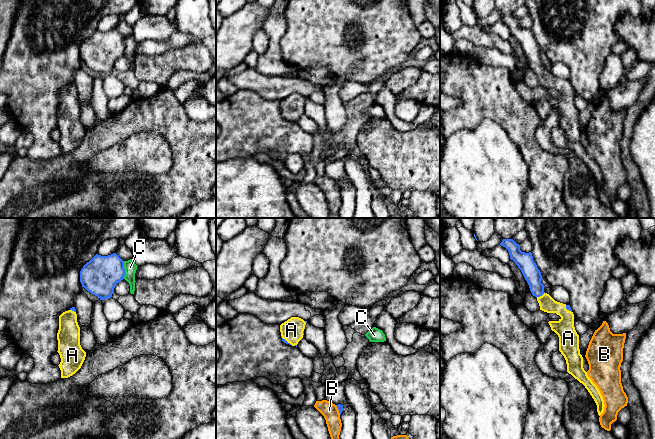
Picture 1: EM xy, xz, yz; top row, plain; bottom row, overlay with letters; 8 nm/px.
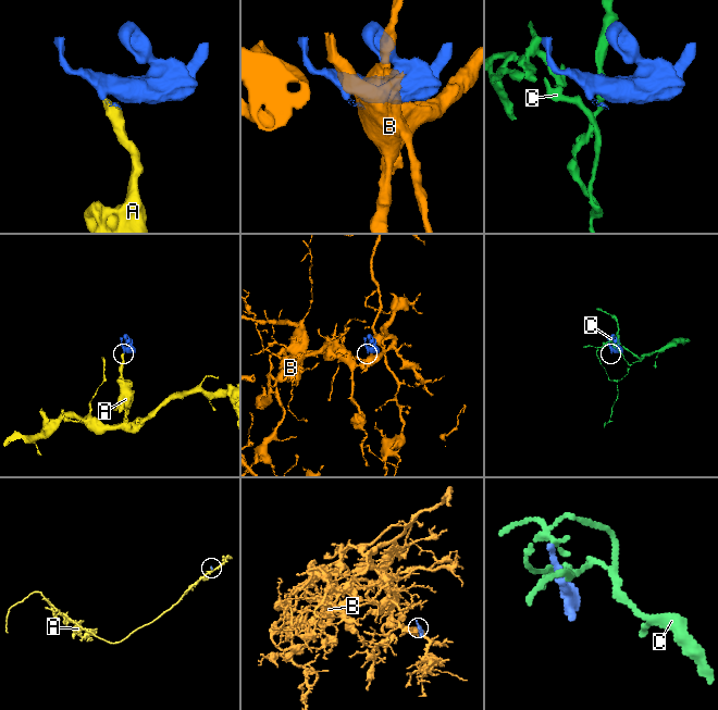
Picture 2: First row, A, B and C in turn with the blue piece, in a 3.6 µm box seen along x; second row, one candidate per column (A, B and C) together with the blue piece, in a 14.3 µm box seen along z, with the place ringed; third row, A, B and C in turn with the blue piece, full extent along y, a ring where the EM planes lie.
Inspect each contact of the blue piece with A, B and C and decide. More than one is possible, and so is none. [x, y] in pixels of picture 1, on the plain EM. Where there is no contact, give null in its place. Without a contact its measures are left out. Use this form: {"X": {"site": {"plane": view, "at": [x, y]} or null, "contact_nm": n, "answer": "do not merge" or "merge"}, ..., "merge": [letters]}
{"A": {"site": {"plane": "yz", "at": [540, 71]}, "contact_nm": 80, "answer": "merge"}, "B": {"site": {"plane": "xz", "at": [338, 185]}, "contact_nm": 90, "answer": "do not merge"}, "C": {"site": {"plane": "xy", "at": [124, 46]}, "contact_nm": 140, "answer": "do not merge"}, "merge": ["A"]}

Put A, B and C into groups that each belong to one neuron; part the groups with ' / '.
A / B / C

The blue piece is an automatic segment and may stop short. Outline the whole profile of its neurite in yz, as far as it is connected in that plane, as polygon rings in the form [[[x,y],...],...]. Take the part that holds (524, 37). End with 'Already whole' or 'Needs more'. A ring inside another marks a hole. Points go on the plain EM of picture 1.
[[[503,15],[500,21],[508,26],[510,35],[521,46],[532,71],[537,74],[540,86],[556,89],[561,93],[558,97],[549,97],[548,99],[551,106],[559,113],[559,127],[566,136],[567,148],[585,162],[594,175],[600,192],[604,187],[604,176],[599,165],[583,144],[583,133],[579,125],[579,111],[574,103],[574,90],[570,81],[557,78],[544,68],[545,62],[541,59],[543,54],[531,28],[522,28],[520,21],[513,15]]]. Needs more

